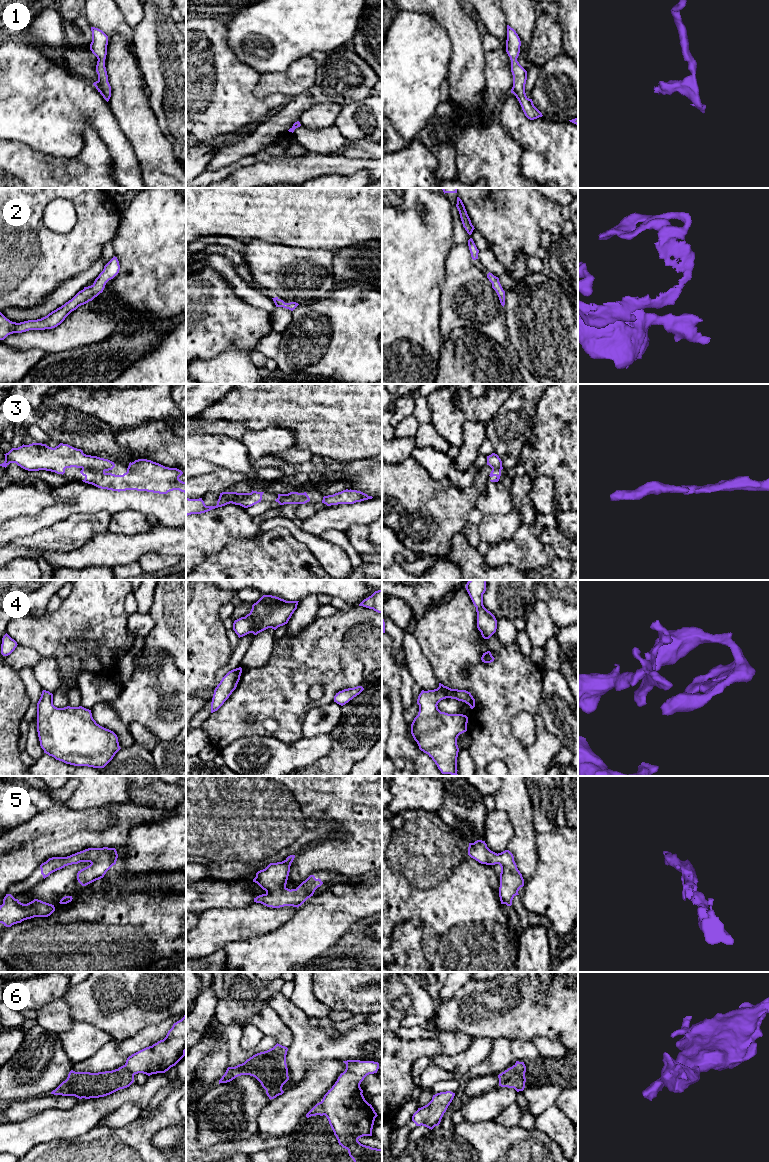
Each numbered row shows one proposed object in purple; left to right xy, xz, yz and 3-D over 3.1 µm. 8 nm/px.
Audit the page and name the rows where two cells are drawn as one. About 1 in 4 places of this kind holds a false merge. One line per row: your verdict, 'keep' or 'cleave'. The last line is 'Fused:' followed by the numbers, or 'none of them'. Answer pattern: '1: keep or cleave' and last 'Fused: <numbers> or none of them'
1: keep
2: keep
3: keep
4: keep
5: keep
6: cleave
Fused: 6

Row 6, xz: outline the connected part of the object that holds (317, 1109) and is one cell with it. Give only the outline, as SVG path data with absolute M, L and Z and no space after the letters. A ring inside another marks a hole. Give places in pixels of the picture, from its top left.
M321 1102L317 1103L307 1114L306 1117L309 1118L311 1116L320 1115L323 1116L324 1111Z

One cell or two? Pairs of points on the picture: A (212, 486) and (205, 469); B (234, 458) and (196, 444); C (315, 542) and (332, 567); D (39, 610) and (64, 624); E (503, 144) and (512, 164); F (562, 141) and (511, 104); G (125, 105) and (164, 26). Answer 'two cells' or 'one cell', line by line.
A: two cells
B: one cell
C: one cell
D: two cells
E: one cell
F: one cell
G: two cells

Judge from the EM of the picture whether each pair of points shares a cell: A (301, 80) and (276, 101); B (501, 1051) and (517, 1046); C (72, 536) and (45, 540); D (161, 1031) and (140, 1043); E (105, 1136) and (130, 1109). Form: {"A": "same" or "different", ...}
{"A": "different", "B": "different", "C": "same", "D": "same", "E": "different"}

